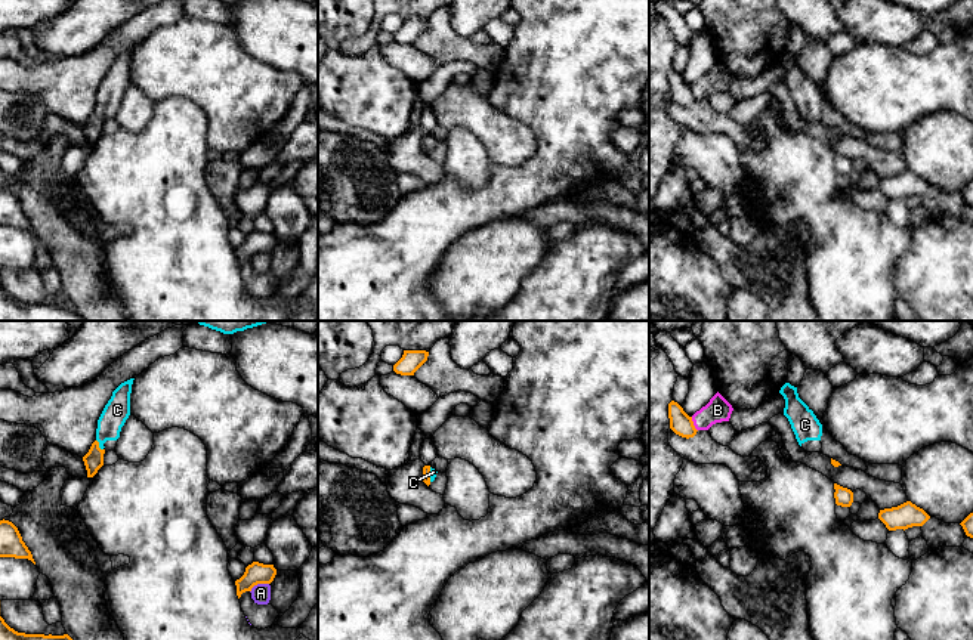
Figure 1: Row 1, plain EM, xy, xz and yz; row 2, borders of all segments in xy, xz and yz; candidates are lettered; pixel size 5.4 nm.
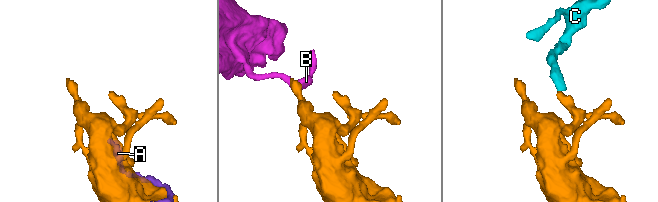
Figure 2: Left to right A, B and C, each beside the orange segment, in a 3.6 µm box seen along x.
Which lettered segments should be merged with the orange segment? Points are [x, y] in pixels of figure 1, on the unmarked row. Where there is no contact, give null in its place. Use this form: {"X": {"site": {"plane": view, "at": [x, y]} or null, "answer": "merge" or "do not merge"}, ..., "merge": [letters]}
{"A": {"site": {"plane": "xy", "at": [258, 252]}, "answer": "do not merge"}, "B": {"site": {"plane": "yz", "at": [692, 93]}, "answer": "do not merge"}, "C": {"site": {"plane": "xy", "at": [98, 114]}, "answer": "merge"}, "merge": ["C"]}

